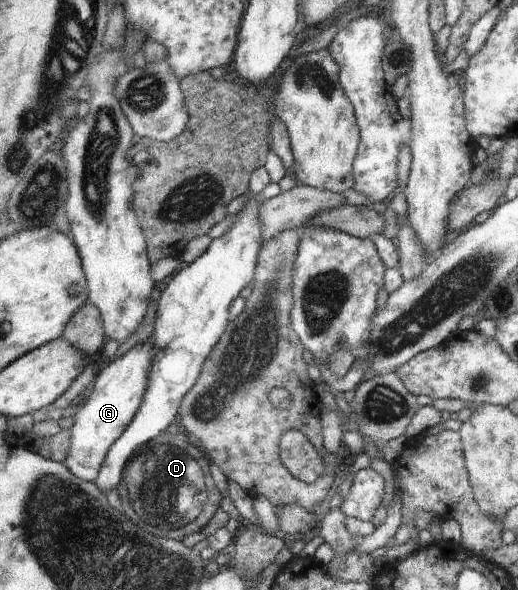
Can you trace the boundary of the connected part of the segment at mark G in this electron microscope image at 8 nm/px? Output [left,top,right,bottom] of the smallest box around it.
[64,336,157,482]

